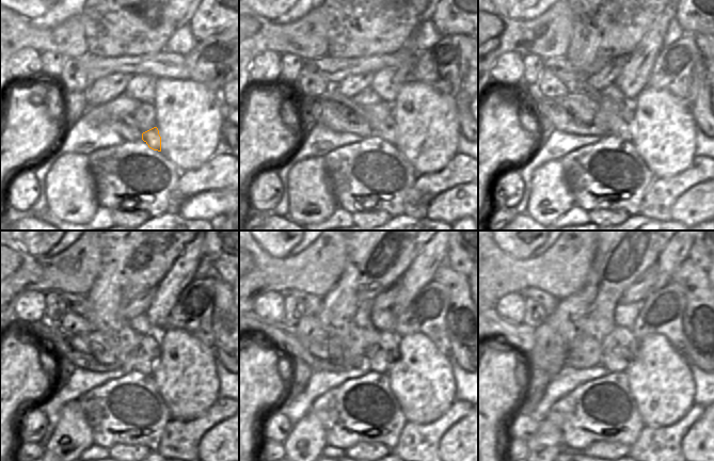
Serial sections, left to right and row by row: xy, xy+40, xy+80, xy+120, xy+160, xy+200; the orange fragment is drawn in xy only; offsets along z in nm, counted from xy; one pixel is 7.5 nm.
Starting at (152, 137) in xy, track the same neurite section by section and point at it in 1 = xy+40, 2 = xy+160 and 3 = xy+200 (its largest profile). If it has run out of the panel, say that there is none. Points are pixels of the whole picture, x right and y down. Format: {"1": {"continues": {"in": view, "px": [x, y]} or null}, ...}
{"1": {"continues": {"in": "xy+40", "px": [386, 130]}}, "2": {"continues": {"in": "xy+160", "px": [381, 358]}}, "3": {"continues": {"in": "xy+200", "px": [620, 348]}}}

